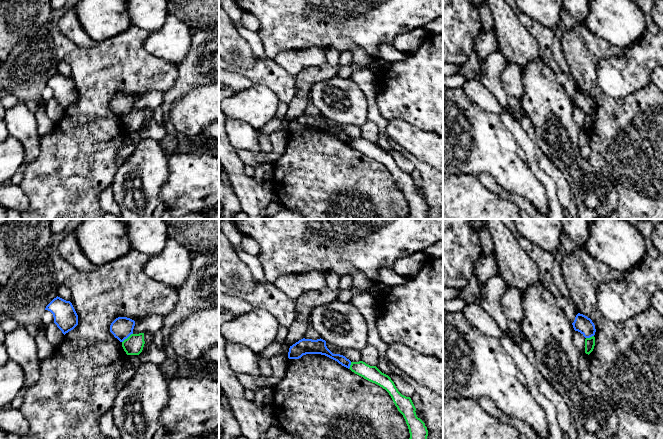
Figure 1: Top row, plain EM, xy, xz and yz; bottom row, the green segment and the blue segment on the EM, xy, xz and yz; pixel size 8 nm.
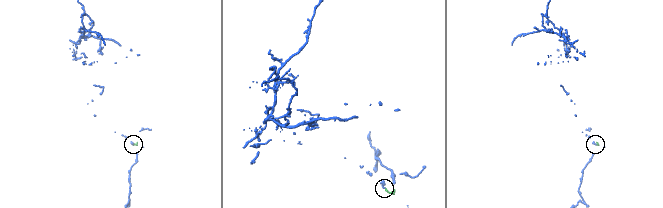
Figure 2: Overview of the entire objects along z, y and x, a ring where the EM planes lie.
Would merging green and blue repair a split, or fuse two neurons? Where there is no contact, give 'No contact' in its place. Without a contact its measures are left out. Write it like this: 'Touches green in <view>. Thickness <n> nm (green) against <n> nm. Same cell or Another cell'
Touches green in xy. Thickness 160 nm (green) against 180 nm. Another cell

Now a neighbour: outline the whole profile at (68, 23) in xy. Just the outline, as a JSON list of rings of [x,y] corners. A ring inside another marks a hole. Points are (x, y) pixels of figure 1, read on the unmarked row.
[[[74,9],[62,11],[57,19],[57,25],[60,32],[77,47],[89,48],[95,45],[79,23]]]

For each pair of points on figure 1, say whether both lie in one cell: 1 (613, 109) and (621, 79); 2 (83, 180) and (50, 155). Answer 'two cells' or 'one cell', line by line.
1: two cells
2: one cell

